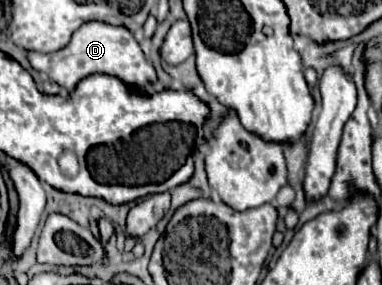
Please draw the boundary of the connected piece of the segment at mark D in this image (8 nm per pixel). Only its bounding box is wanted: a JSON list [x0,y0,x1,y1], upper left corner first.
[27,23,157,93]

